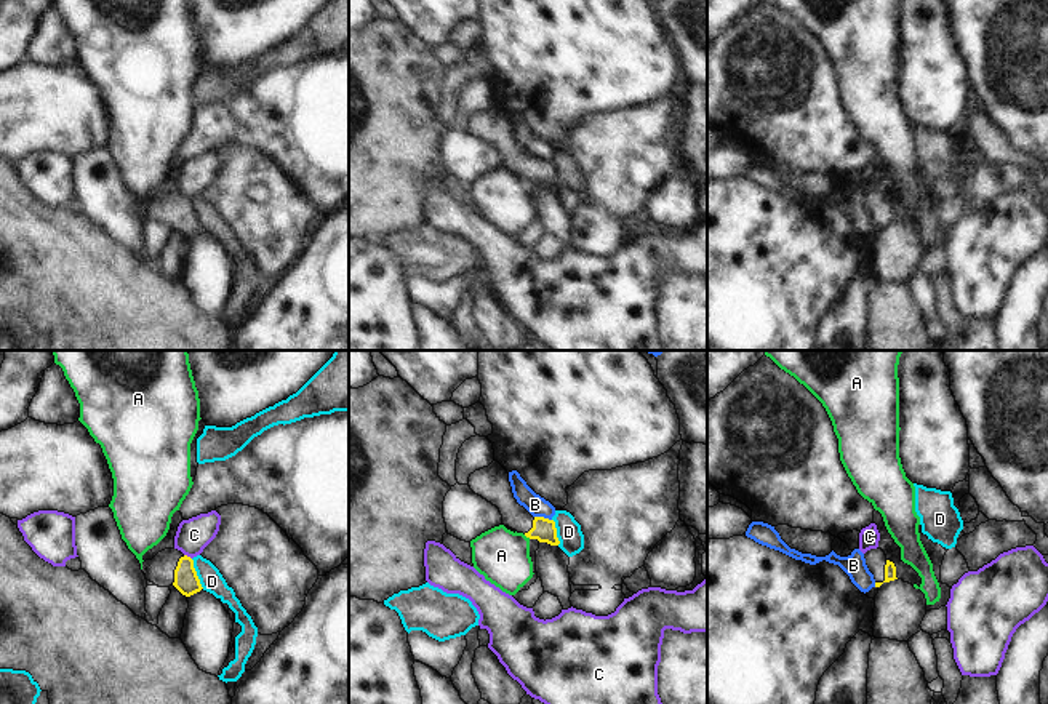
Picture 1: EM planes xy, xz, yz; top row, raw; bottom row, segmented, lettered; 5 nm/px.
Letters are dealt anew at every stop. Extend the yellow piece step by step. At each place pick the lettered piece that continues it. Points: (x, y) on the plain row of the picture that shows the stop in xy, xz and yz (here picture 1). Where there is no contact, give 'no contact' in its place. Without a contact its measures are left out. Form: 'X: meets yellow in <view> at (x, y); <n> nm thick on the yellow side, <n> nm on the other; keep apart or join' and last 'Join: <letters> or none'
A: meets yellow in xz at (527, 178); 120 nm thick on the yellow side, 280 nm on the other; keep apart
B: meets yellow in xz at (543, 159); 120 nm thick on the yellow side, 100 nm on the other; keep apart
C: meets yellow in xy at (186, 197); 120 nm thick on the yellow side, 170 nm on the other; keep apart
D: meets yellow in xy at (196, 215); 120 nm thick on the yellow side, 120 nm on the other; keep apart
Join: none

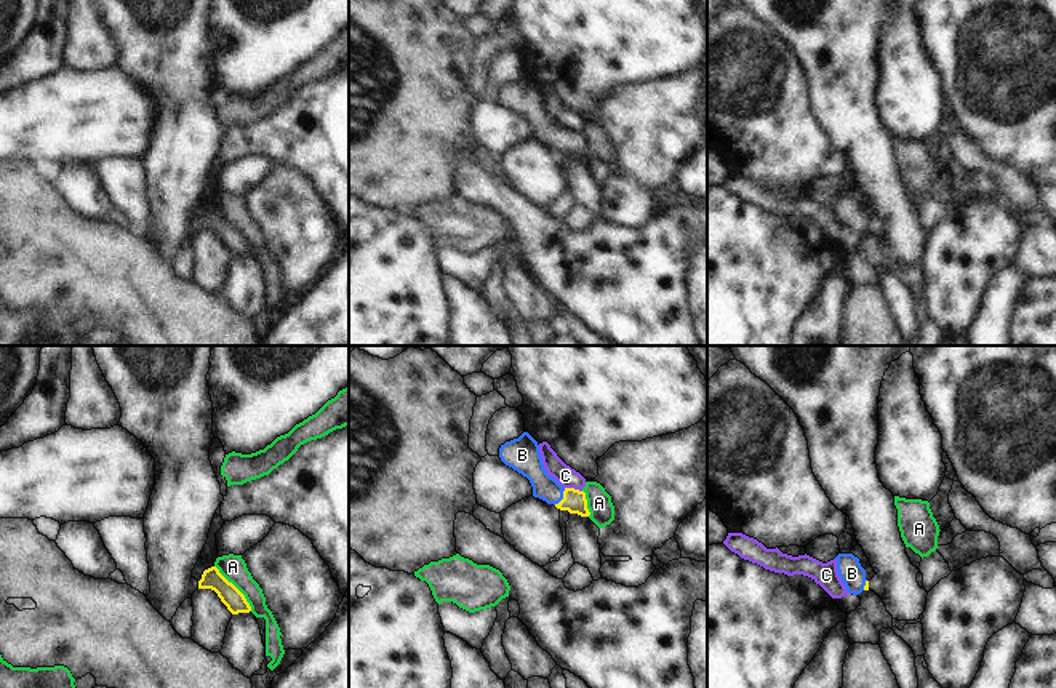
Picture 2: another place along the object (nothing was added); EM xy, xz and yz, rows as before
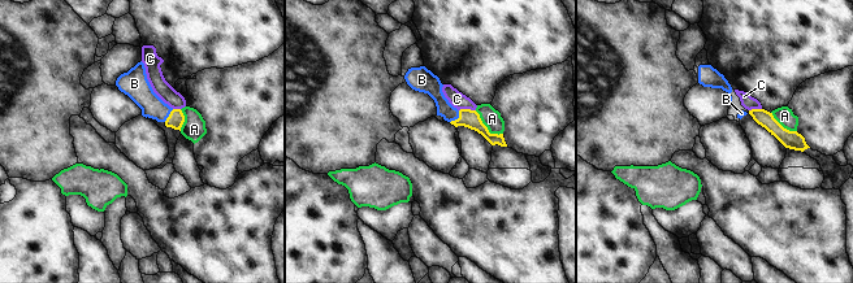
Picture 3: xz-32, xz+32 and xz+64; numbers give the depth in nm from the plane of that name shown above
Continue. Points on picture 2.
A: meets yellow in xy at (236, 229); 110 nm thick on the yellow side, 130 nm on the other; keep apart
B: meets yellow in xz at (564, 140); 120 nm thick on the yellow side, 140 nm on the other; join
C: meets yellow in xz at (573, 130); 120 nm thick on the yellow side, 100 nm on the other; keep apart
Join: B

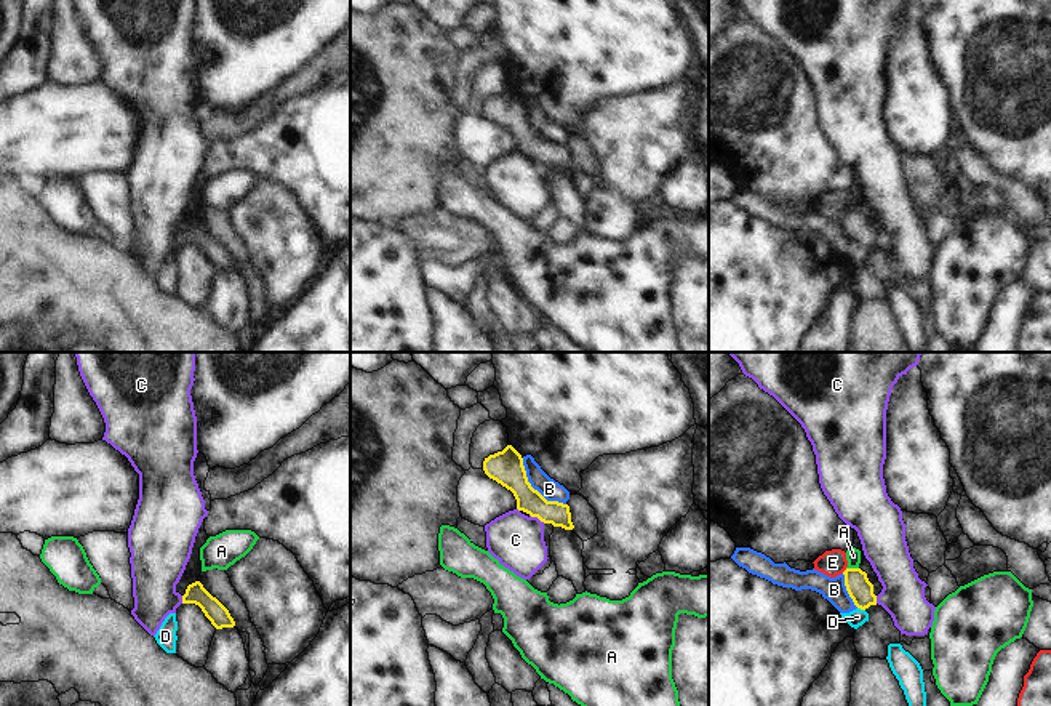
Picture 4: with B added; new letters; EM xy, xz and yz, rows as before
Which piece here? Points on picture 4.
A: meets yellow in yz at (853, 210); 120 nm thick on the yellow side, 80 nm on the other; keep apart
B: meets yellow in xz at (533, 130); 170 nm thick on the yellow side, 100 nm on the other; keep apart
C: meets yellow in xz at (538, 159); 140 nm thick on the yellow side, 280 nm on the other; keep apart
D: meets yellow in yz at (861, 250); 120 nm thick on the yellow side, 90 nm on the other; keep apart
E: meets yellow in yz at (845, 212); 120 nm thick on the yellow side, 130 nm on the other; keep apart
Join: none

